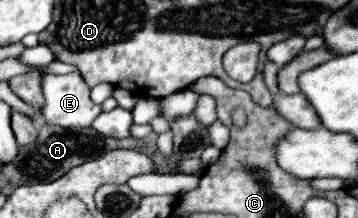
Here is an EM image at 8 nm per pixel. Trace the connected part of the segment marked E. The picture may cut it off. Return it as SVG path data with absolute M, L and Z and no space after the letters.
M70 72L64 76L42 74L42 96L42 114L48 124L86 128L92 126L102 112L102 106L92 102L90 88L80 72Z

